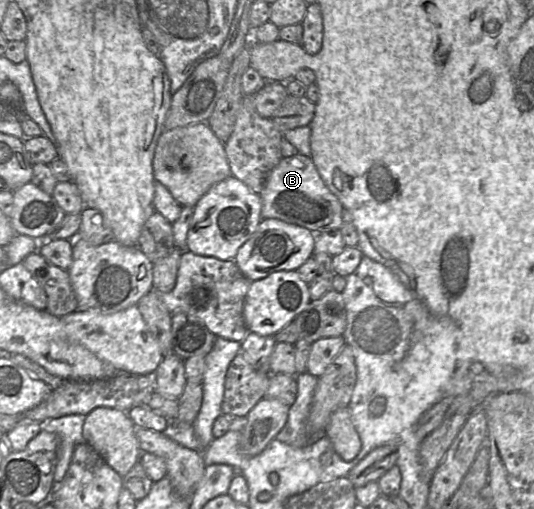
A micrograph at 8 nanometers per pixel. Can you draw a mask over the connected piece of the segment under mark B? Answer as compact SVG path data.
M298 153L291 157L283 157L268 175L259 196L262 201L262 219L278 219L304 227L314 234L340 230L342 226L344 208L325 185L312 159L308 156Z

